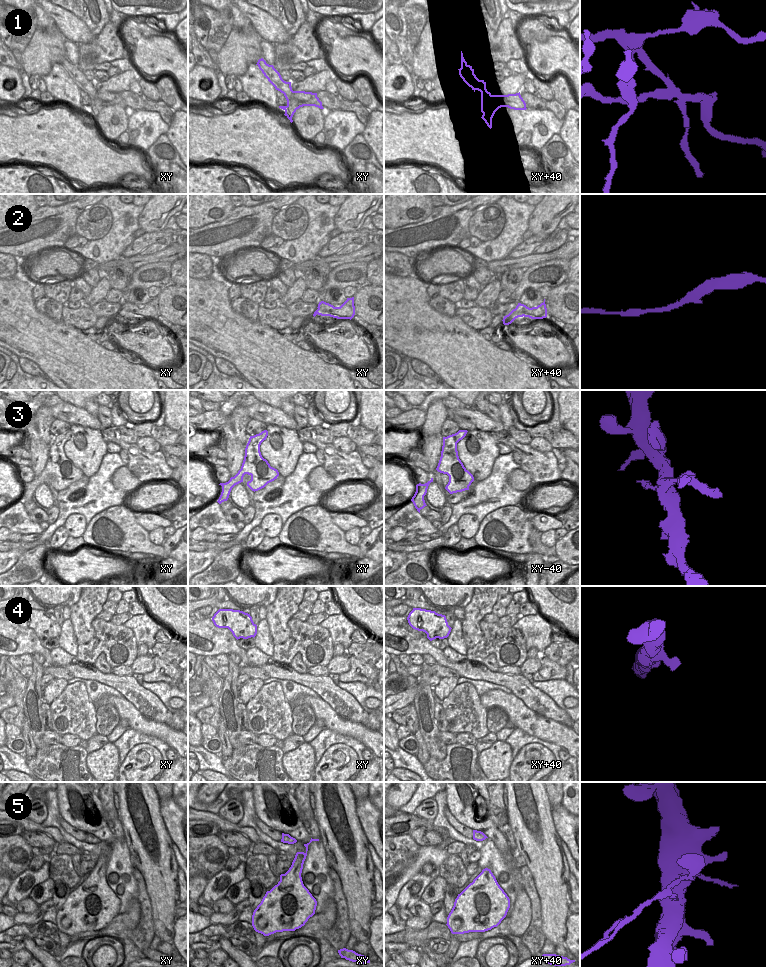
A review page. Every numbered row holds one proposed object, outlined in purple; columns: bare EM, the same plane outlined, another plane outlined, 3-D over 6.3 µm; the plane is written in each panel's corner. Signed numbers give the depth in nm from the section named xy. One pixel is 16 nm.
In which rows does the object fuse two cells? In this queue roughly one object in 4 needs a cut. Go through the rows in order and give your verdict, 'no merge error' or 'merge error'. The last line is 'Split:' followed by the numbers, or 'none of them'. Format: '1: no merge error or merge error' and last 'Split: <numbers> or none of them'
1: merge error
2: no merge error
3: no merge error
4: no merge error
5: merge error
Split: 1, 5

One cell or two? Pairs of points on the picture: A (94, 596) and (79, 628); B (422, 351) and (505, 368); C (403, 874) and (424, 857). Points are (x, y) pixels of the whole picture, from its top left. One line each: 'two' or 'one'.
A: one
B: one
C: one

